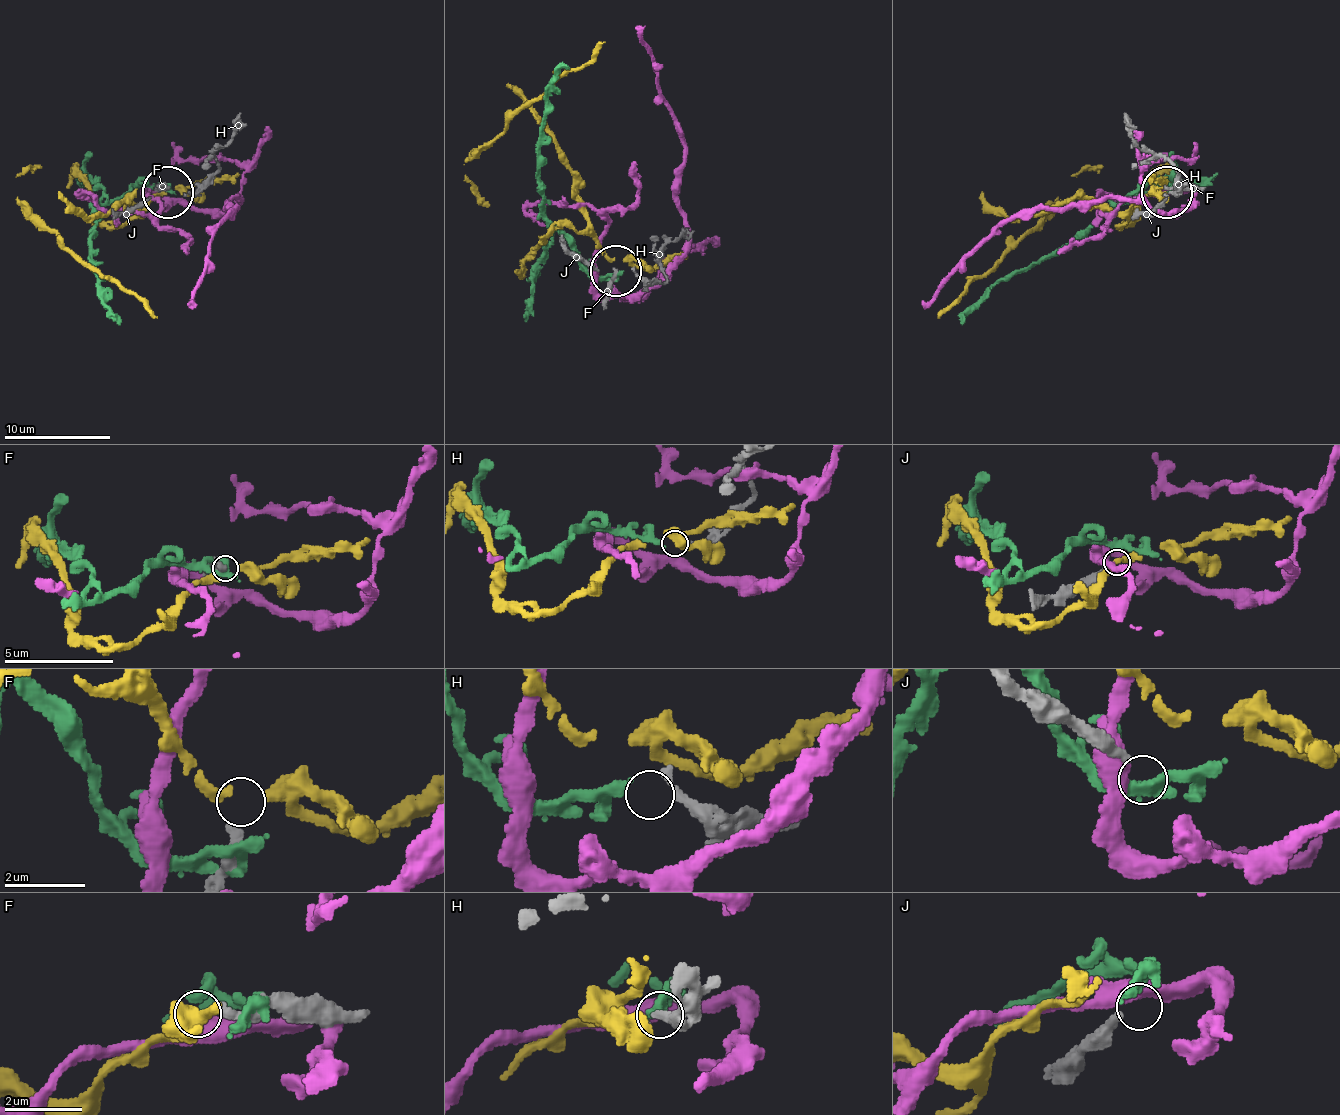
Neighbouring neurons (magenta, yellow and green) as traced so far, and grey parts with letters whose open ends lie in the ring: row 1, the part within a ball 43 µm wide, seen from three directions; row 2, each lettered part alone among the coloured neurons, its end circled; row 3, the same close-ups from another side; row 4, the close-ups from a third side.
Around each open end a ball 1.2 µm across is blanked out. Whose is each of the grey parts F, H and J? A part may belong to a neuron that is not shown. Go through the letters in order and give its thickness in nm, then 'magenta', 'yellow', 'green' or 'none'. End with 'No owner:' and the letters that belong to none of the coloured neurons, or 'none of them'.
F: 280 nm thick; none
H: 200 nm thick; green
J: 220 nm thick; none
No owner: F, J

